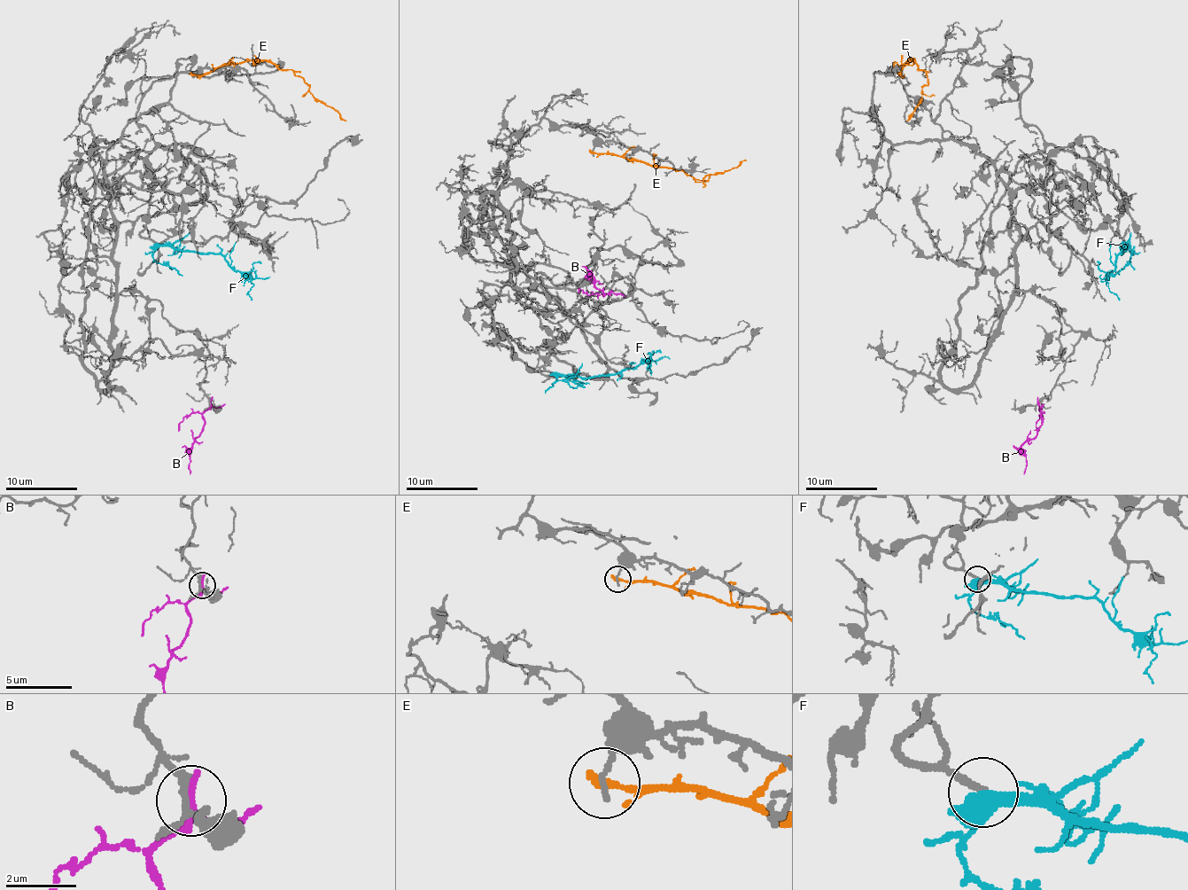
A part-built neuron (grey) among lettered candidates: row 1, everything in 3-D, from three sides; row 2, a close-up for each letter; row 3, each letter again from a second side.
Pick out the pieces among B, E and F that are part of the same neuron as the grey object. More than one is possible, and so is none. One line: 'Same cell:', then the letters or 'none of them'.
Same cell: F

